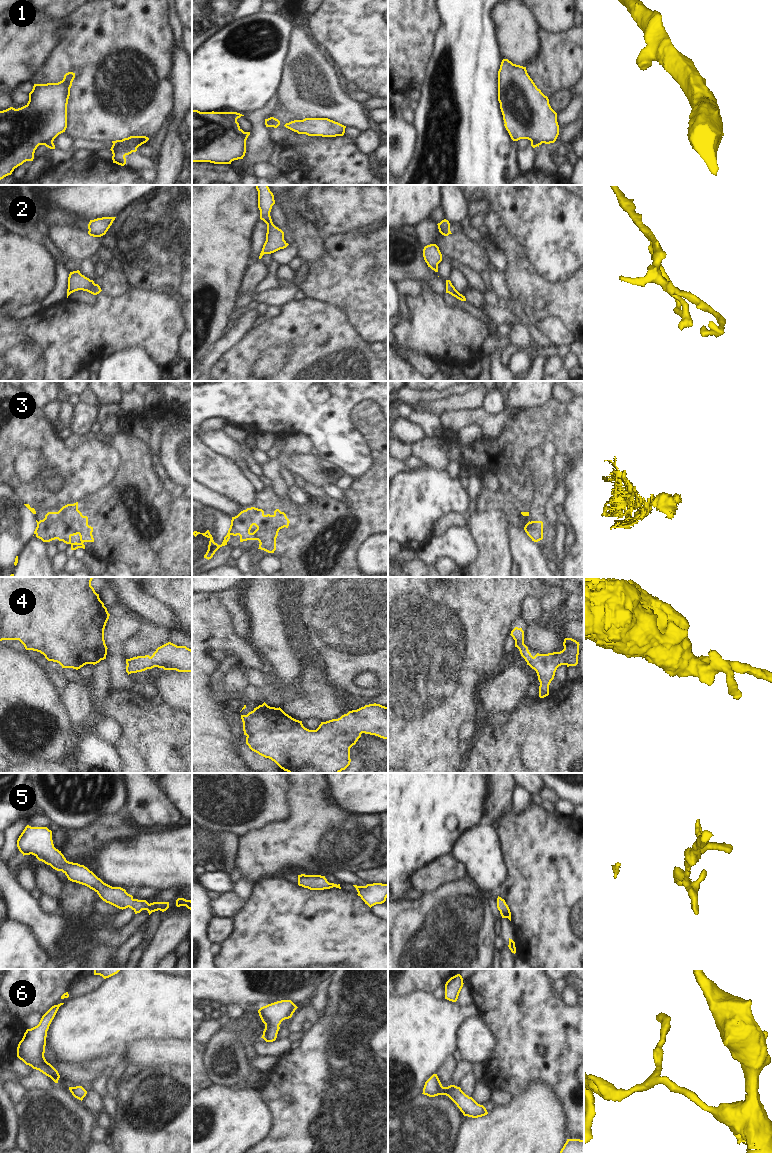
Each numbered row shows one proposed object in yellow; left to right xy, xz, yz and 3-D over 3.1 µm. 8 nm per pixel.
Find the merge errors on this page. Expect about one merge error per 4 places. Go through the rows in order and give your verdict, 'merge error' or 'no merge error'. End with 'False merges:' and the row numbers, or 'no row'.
1: merge error
2: no merge error
3: merge error
4: no merge error
5: no merge error
6: no merge error
False merges: 1, 3

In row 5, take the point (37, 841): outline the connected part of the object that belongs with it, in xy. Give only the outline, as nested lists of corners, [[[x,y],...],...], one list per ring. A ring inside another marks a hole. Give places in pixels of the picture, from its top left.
[[[27,825],[17,840],[17,847],[24,855],[34,855],[39,861],[50,865],[57,871],[62,871],[72,882],[76,882],[94,890],[99,897],[119,909],[131,908],[135,914],[147,910],[149,915],[155,911],[166,911],[169,902],[148,903],[146,900],[134,899],[121,887],[112,887],[104,883],[84,865],[69,862],[64,855],[54,847],[52,831],[47,827],[31,827]]]

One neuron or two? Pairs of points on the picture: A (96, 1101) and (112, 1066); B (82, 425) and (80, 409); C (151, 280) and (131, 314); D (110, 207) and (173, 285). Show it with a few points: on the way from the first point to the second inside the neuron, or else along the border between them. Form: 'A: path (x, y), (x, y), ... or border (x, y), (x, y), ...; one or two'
A: border (91, 1089), (87, 1091); two
B: path (82, 421), (82, 413); one
C: border (128, 286), (134, 286), (143, 290), (159, 291); two
D: border (126, 205), (115, 216); two

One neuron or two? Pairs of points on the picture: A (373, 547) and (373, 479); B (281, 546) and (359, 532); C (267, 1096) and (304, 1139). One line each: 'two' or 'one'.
A: two
B: one
C: one

